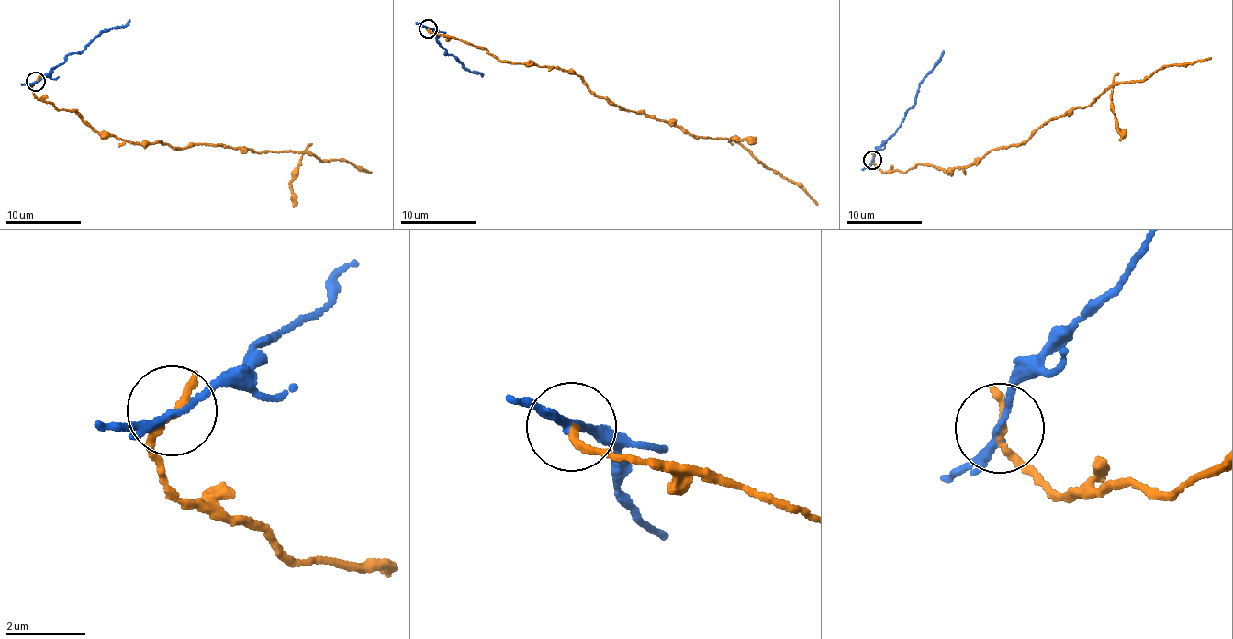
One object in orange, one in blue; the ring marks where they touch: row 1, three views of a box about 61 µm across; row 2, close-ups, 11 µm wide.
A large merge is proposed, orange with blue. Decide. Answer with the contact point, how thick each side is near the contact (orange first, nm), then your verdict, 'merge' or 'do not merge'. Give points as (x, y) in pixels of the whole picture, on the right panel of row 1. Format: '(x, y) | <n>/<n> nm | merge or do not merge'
(872, 160) | 220/160 nm | do not merge

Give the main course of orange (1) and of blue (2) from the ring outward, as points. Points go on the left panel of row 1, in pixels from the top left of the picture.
1: (36, 82), (37, 98), (75, 111), (91, 128), (120, 139), (313, 154), (370, 172)
2: (36, 82), (70, 53), (80, 53), (104, 31), (118, 28), (128, 19)

